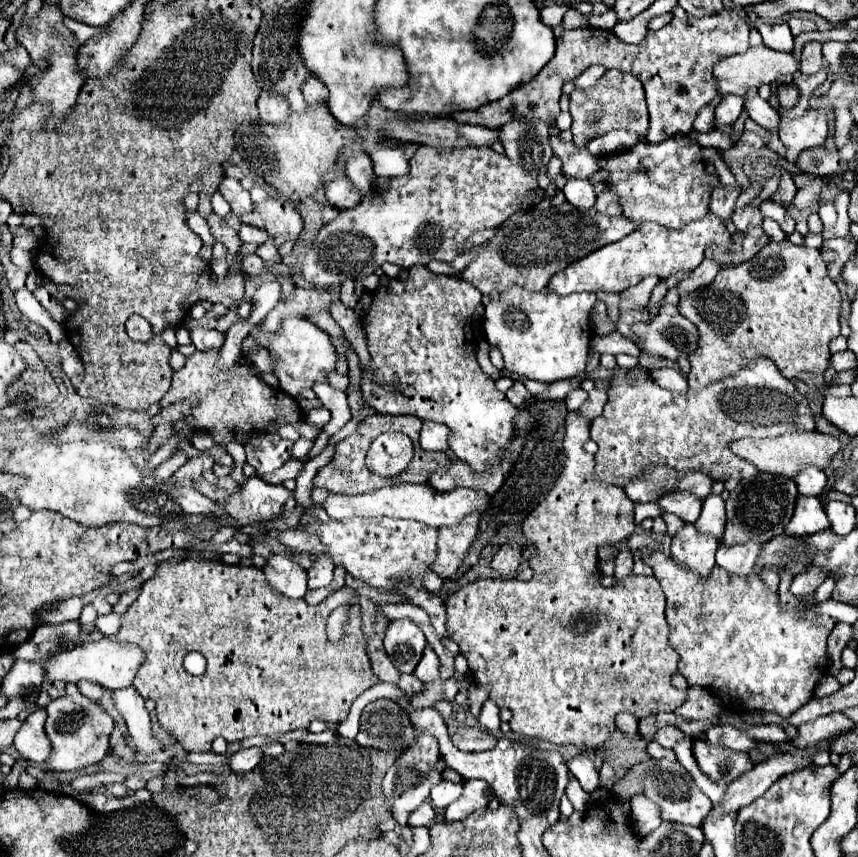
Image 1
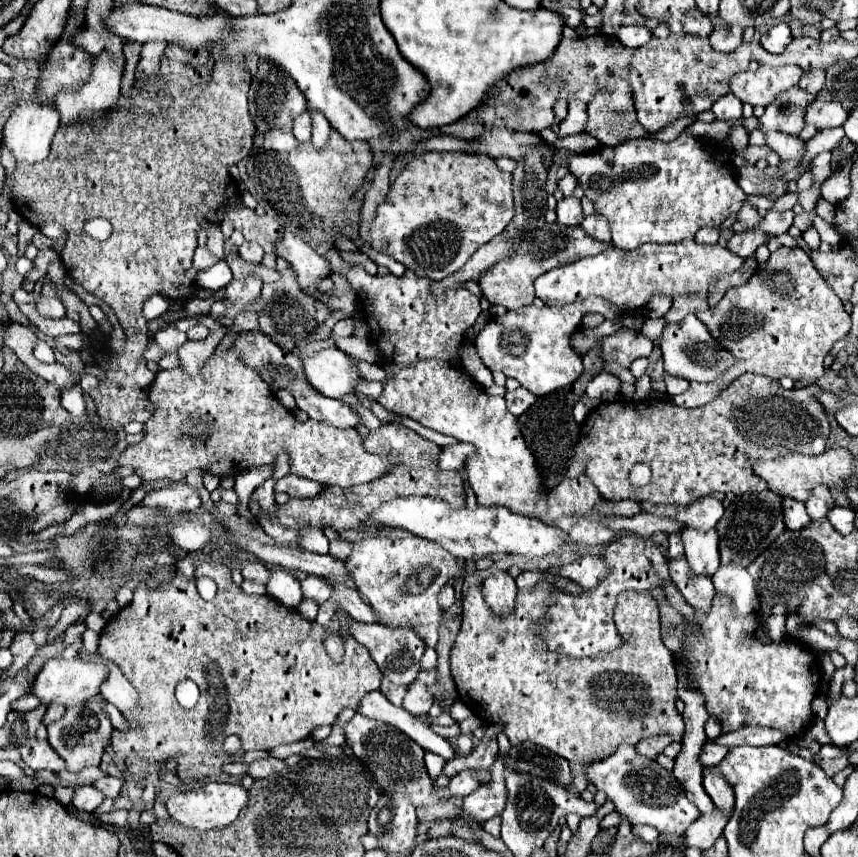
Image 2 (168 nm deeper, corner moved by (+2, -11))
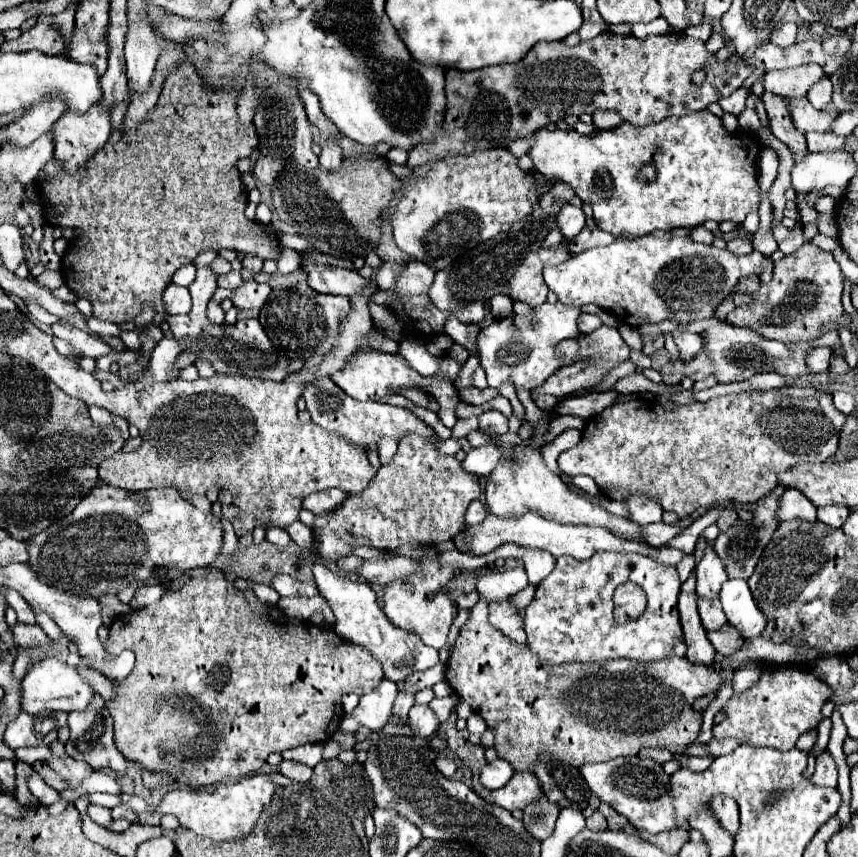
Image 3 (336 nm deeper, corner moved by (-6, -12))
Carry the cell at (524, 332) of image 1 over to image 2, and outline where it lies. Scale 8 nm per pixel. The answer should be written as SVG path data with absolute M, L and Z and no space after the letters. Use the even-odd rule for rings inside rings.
M597 297L563 307L525 305L489 321L477 333L475 349L487 369L503 371L507 377L517 379L521 387L541 397L555 389L571 385L583 373L581 355L573 351L569 339L579 327L581 317L587 313L601 313L605 319L615 319L619 315L617 307Z

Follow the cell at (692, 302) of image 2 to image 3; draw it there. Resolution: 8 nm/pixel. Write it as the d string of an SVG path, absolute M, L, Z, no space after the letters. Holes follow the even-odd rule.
M677 328L671 332L671 336L675 338L675 344L681 352L681 356L685 360L689 360L695 352L699 352L703 348L703 340L699 334L689 334L685 328Z

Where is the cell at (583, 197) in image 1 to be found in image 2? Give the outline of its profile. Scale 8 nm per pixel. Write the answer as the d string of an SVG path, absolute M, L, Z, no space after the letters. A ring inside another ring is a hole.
M565 197L557 203L557 223L573 227L573 225L581 225L583 221L583 211L581 211L581 203L575 197Z

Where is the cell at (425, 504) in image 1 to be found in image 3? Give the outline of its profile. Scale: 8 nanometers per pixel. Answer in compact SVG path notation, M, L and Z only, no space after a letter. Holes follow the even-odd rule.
M527 512L523 516L515 516L515 518L499 518L493 514L487 514L483 524L471 526L465 524L459 532L461 536L467 538L467 544L463 546L463 552L469 552L473 556L483 556L493 552L495 548L503 546L503 544L519 544L525 548L537 548L537 550L545 550L549 554L553 554L555 558L559 556L573 556L577 560L587 560L597 552L641 552L645 556L649 556L655 548L649 546L647 542L637 542L637 540L623 540L615 534L611 534L607 528L597 528L597 526L565 526L565 524L557 524L557 522L549 522L533 512Z

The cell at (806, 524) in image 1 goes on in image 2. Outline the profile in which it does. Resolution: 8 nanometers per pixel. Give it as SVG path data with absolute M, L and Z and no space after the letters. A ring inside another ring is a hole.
M783 497L783 517L785 517L787 529L793 529L793 531L799 531L799 527L805 527L811 523L805 511L805 503L793 497Z

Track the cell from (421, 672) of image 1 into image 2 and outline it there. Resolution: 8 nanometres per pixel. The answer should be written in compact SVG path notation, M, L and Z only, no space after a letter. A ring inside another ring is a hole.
M413 683L409 685L409 691L403 699L403 707L411 713L411 715L427 715L427 711L433 705L433 695L427 691L427 685L423 683Z

